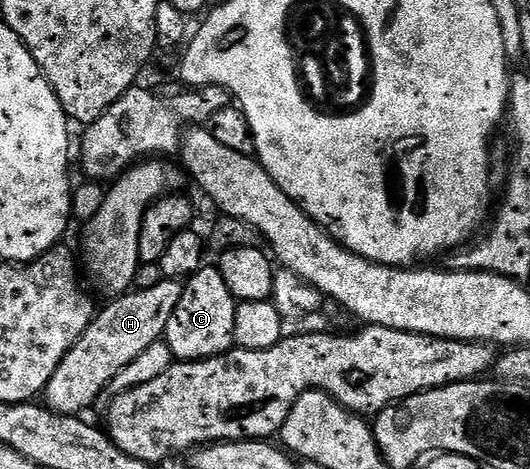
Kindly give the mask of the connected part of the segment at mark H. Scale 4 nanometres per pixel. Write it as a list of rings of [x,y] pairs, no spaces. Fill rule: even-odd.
[[[165,279],[154,289],[129,290],[115,296],[113,303],[101,306],[96,318],[82,333],[82,337],[72,346],[70,353],[58,365],[54,377],[50,377],[47,387],[42,392],[43,402],[48,410],[58,415],[79,416],[97,398],[103,396],[104,390],[134,361],[134,357],[146,353],[150,345],[161,342],[166,325],[170,325],[170,317],[178,301],[182,298],[184,283],[178,279]],[[45,399],[45,400],[44,400]]]

